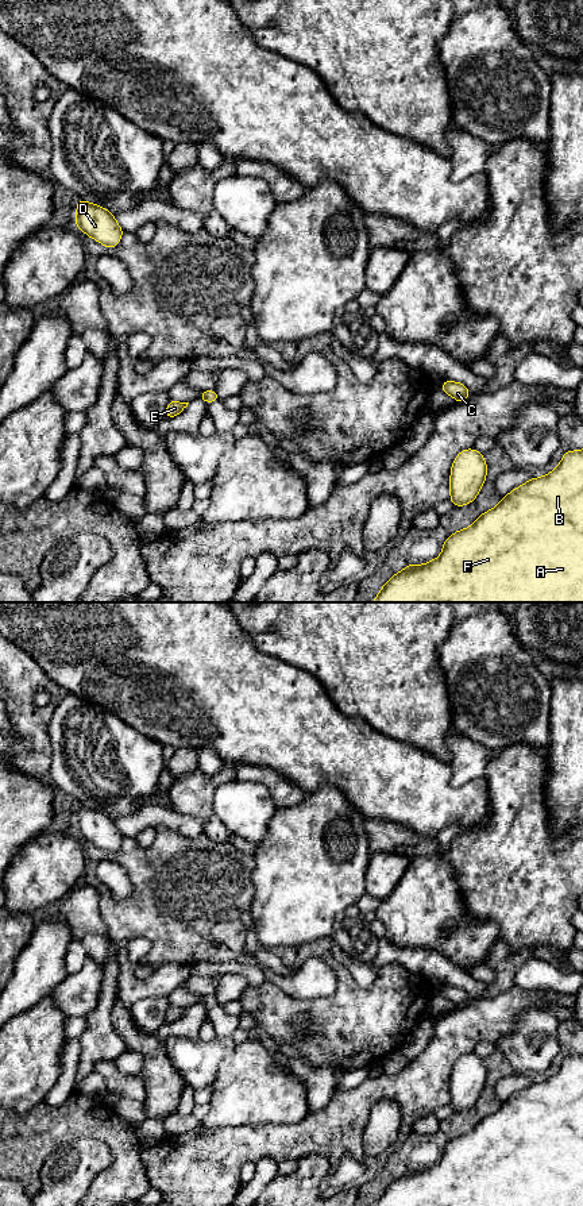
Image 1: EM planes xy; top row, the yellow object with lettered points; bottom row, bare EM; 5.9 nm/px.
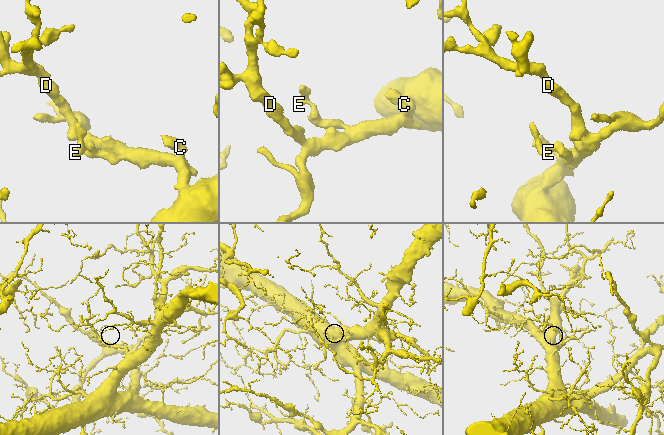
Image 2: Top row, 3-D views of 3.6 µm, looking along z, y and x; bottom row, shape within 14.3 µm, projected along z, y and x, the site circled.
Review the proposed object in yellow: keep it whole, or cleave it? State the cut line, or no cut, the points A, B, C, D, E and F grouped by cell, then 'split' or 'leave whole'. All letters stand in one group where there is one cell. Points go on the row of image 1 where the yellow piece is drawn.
no cut | A B C D E F | leave whole

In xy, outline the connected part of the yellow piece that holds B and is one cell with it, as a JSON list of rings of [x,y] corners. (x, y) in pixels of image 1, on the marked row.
[[[583,450],[567,451],[555,470],[530,478],[503,496],[497,506],[482,513],[472,525],[453,532],[443,543],[439,558],[424,565],[408,563],[382,586],[372,602],[583,602]]]

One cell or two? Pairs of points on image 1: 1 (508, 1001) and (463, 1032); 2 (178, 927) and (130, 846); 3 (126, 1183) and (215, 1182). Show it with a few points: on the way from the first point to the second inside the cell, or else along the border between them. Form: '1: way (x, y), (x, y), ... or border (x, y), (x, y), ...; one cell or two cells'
1: way (497, 1012), (489, 1018), (474, 1023); one cell
2: way (173, 906), (173, 893), (146, 866); one cell
3: border (139, 1154), (151, 1186); two cells

